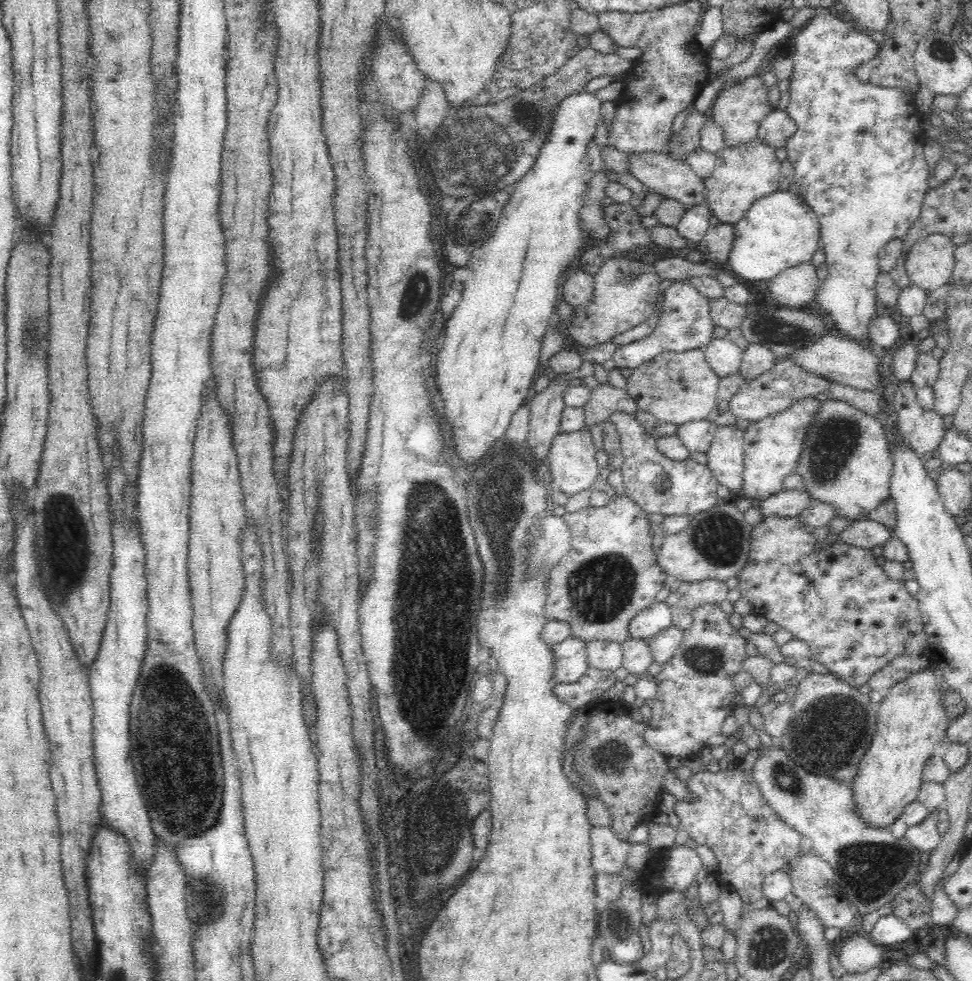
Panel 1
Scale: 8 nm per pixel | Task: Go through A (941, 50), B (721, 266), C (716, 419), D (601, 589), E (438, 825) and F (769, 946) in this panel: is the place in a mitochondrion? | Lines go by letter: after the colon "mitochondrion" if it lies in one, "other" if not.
A: mitochondrion
B: other
C: other
D: mitochondrion
E: mitochondrion
F: mitochondrion

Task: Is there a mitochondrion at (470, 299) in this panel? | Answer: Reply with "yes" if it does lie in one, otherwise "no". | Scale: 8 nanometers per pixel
no

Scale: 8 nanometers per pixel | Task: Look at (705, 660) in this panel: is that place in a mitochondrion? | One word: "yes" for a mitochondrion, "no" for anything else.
yes

